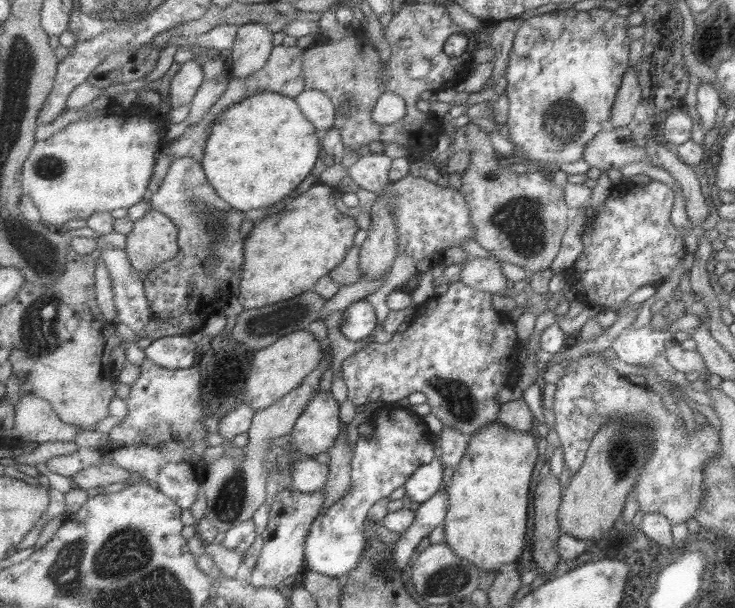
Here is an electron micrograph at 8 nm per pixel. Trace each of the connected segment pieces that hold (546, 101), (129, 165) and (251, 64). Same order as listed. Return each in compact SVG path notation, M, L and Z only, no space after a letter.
M561 7L524 20L515 34L505 72L508 82L505 95L510 100L507 139L516 145L523 160L532 164L538 162L540 168L553 173L562 164L582 159L590 140L609 126L623 75L629 67L631 39L626 35L628 27L627 17L602 7L589 11Z
M113 103L104 108L104 110L97 110L91 114L90 112L84 114L83 119L72 122L52 138L37 143L37 147L32 152L32 155L25 166L24 194L32 196L34 201L36 201L36 205L38 205L38 208L40 208L40 211L43 213L44 225L64 230L64 225L66 225L67 222L70 222L70 220L87 220L88 218L92 218L95 213L111 213L119 208L129 209L132 208L134 204L140 204L142 200L147 200L147 198L150 199L150 180L154 180L154 166L158 164L158 152L162 152L163 147L166 145L171 145L170 141L163 138L163 129L160 130L160 140L154 140L154 144L150 144L150 117L152 117L154 113L155 112L150 108L143 108L139 103L136 103L129 108L124 108L119 103Z
M262 22L241 26L230 60L233 75L249 78L266 68L275 49L274 38L274 32Z

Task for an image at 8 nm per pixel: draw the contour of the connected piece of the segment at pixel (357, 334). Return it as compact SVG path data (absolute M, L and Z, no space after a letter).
M366 299L349 306L343 313L342 330L348 338L362 341L372 337L378 328L378 312Z

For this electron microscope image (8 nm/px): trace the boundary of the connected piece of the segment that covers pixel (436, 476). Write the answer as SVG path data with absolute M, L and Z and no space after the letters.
M440 459L418 467L414 474L405 482L405 489L410 500L422 504L430 496L440 491L444 468Z

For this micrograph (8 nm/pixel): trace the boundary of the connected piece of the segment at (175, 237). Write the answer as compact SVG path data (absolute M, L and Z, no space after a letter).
M152 208L137 221L134 232L127 236L124 249L128 251L134 267L148 278L162 263L176 260L181 251L180 238L178 224L170 216Z

